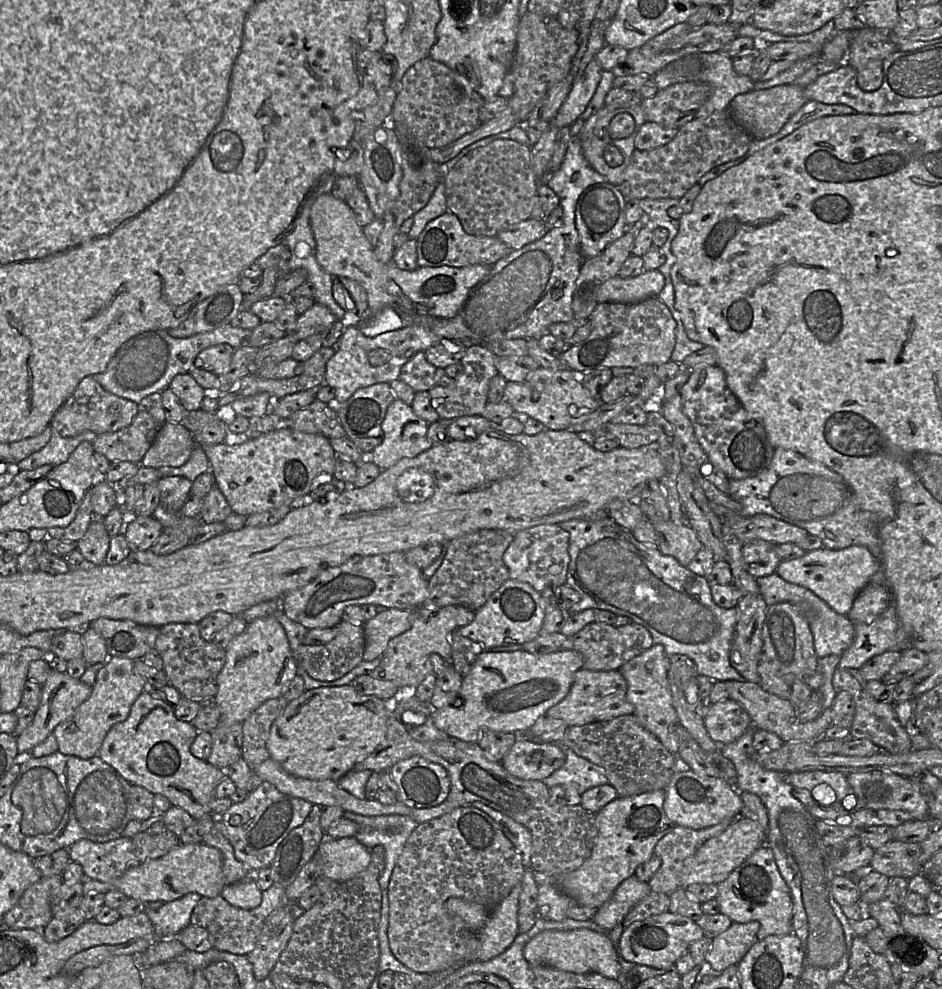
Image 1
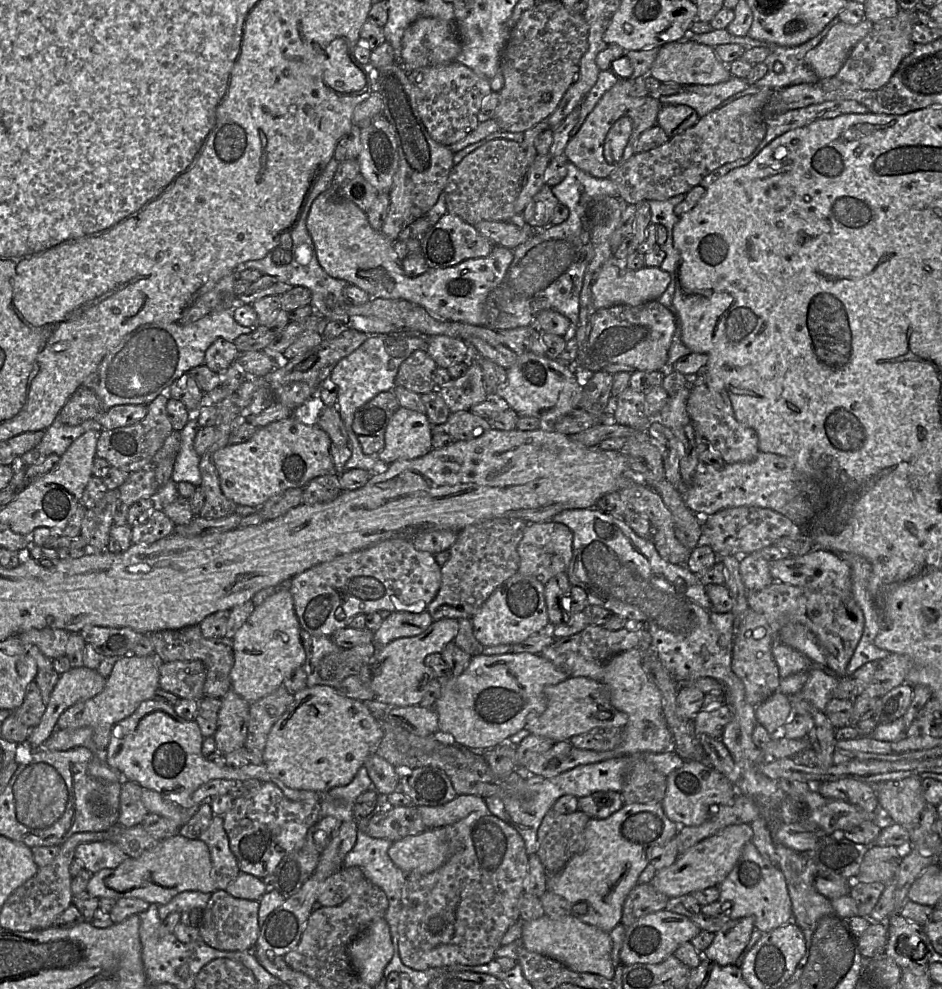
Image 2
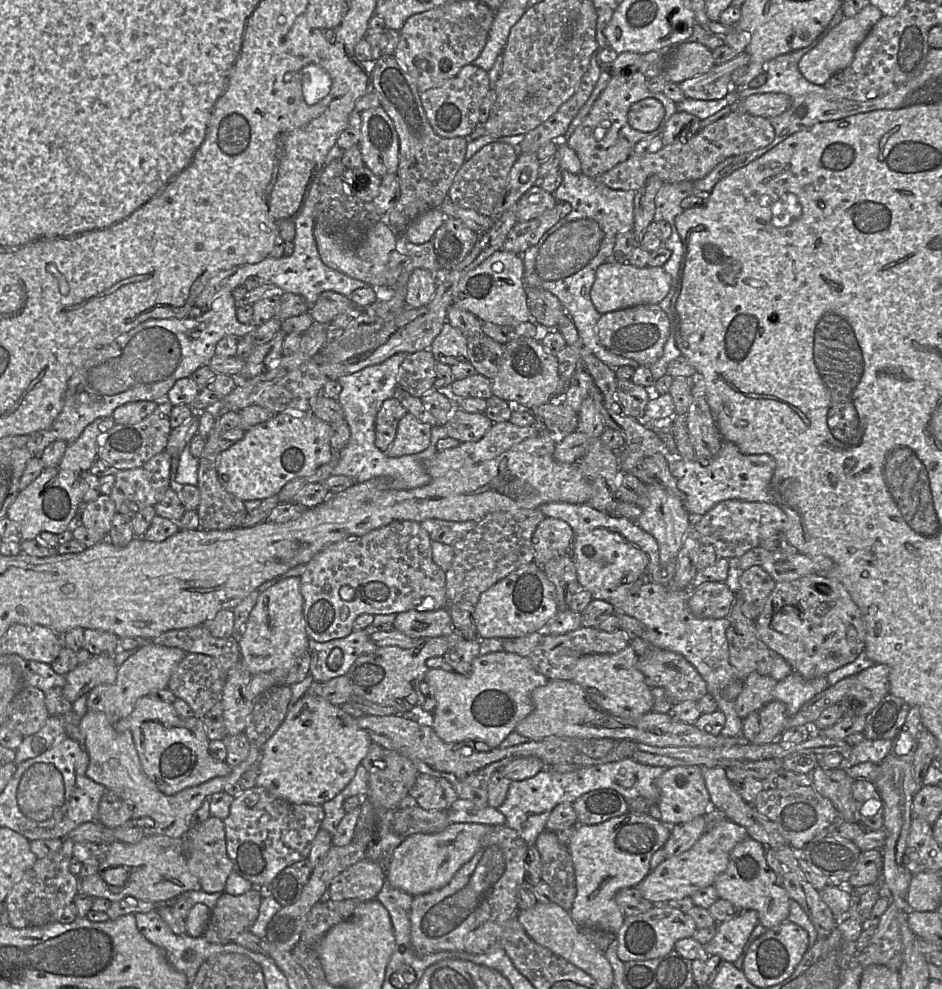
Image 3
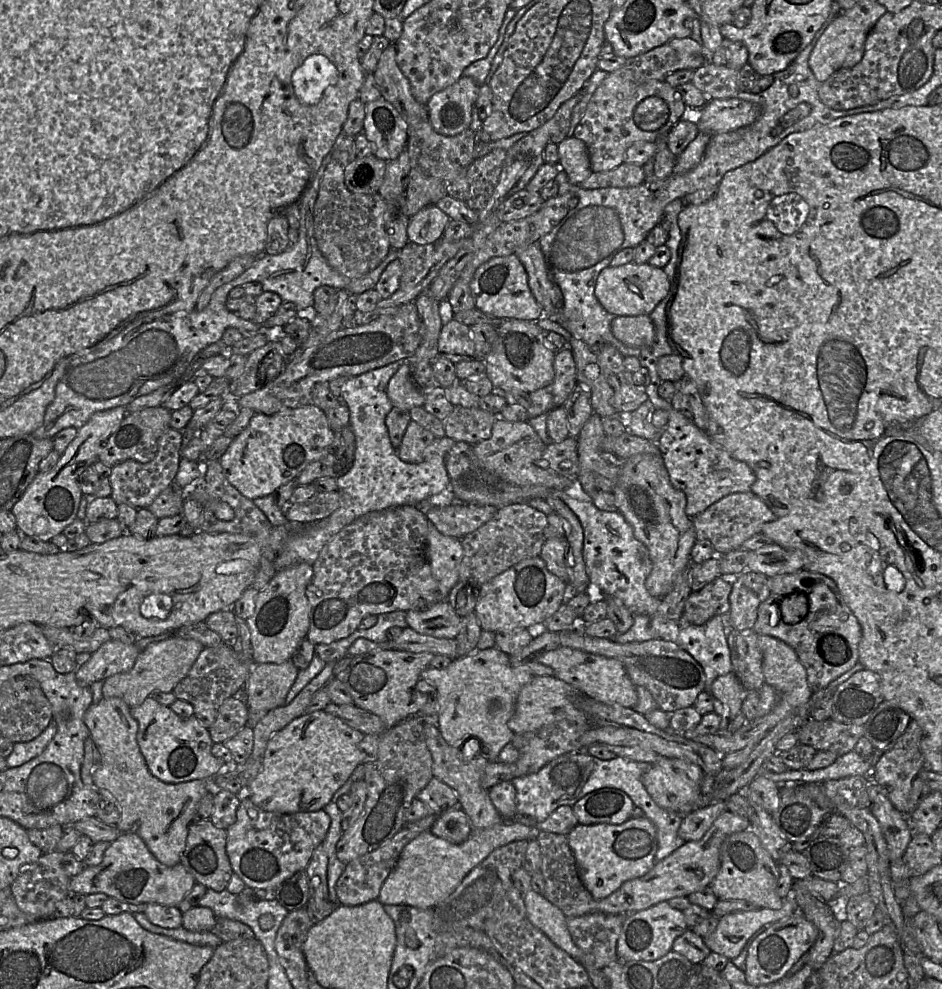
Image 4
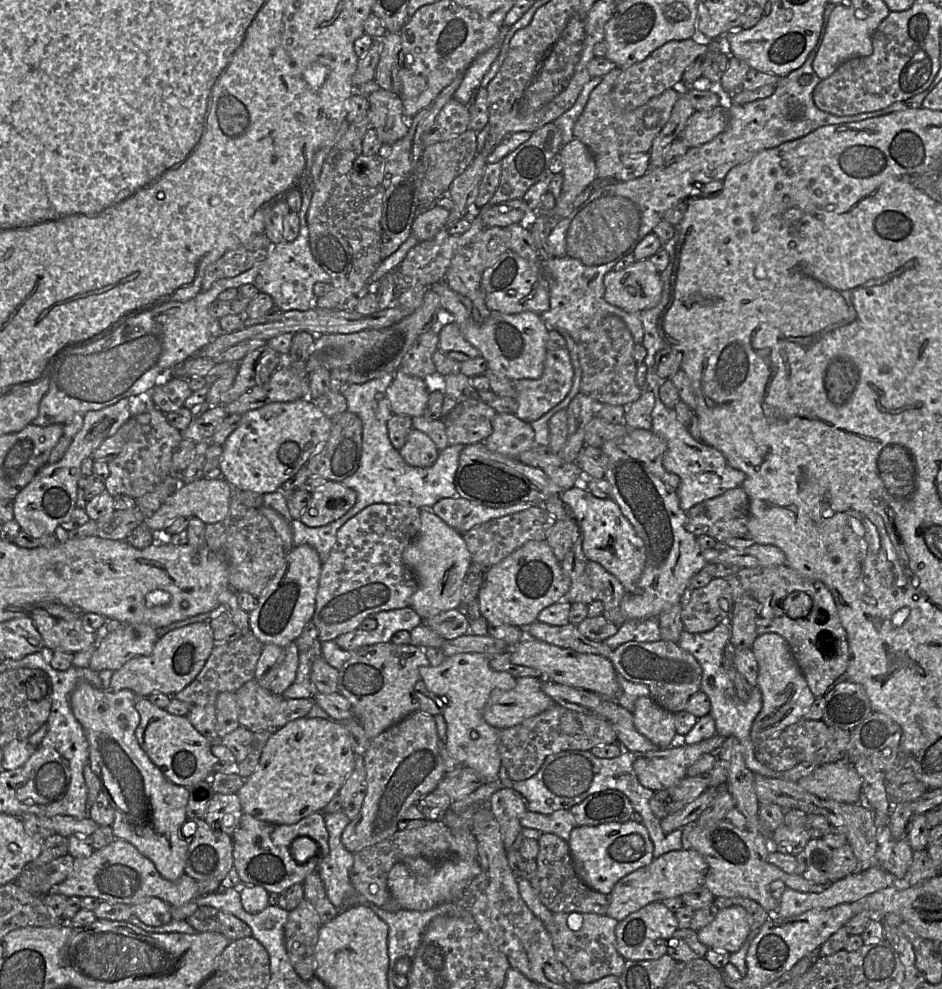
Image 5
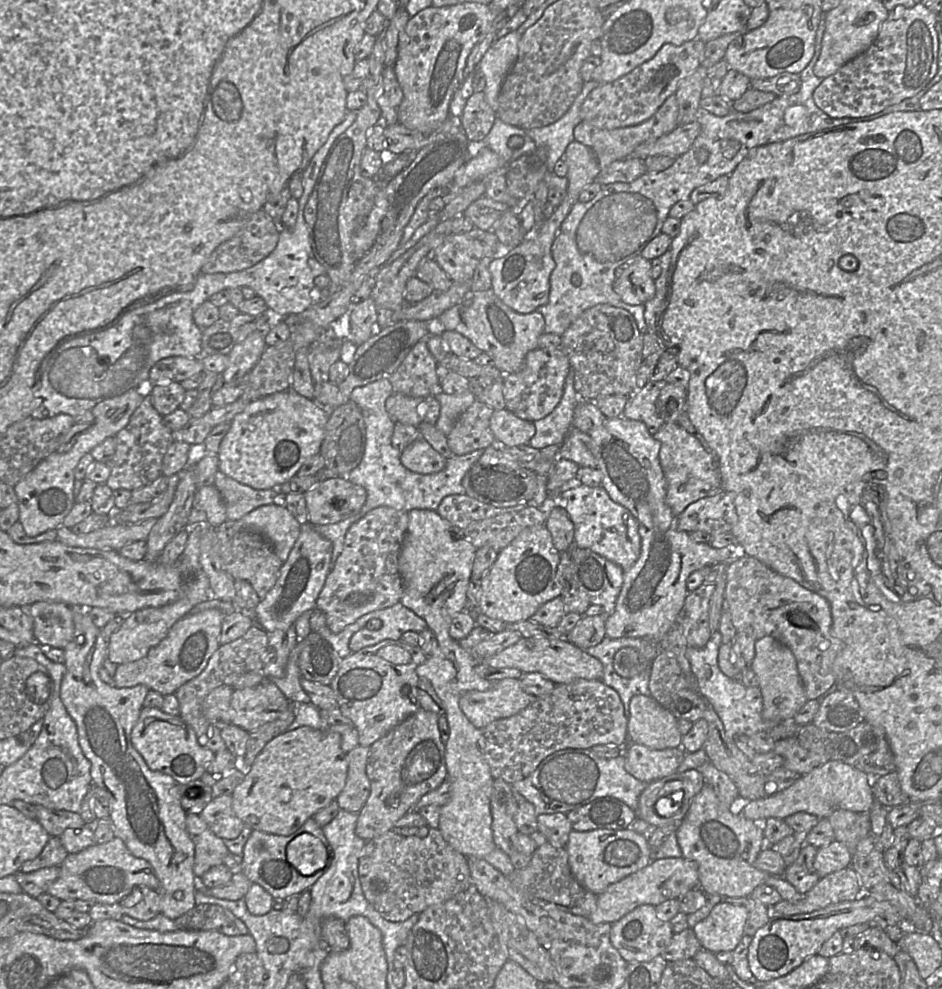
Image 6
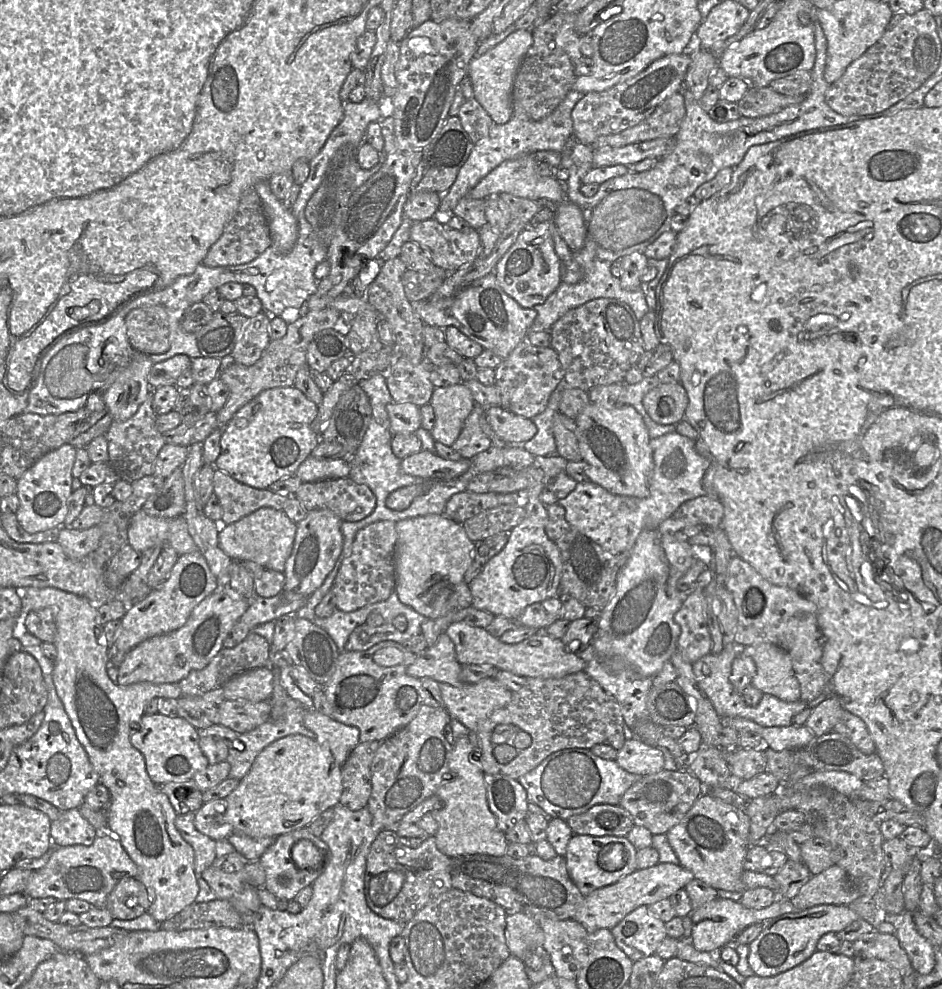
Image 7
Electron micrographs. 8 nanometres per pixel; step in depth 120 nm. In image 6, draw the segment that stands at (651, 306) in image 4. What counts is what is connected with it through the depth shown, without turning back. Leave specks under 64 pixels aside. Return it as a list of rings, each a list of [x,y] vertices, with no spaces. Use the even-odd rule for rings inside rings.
[[[642,256],[634,258],[629,267],[617,277],[613,290],[623,302],[630,305],[644,305],[655,296],[655,280],[651,277],[651,260]]]

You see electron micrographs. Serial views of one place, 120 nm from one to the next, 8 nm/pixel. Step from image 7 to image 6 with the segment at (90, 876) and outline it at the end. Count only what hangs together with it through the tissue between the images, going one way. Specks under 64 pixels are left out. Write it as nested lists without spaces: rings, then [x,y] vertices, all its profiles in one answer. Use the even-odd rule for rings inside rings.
[[[118,837],[102,844],[94,844],[78,853],[70,853],[62,862],[58,878],[46,893],[62,900],[91,900],[97,904],[114,904],[126,896],[132,888],[145,886],[159,890],[159,881],[151,864],[135,857]]]

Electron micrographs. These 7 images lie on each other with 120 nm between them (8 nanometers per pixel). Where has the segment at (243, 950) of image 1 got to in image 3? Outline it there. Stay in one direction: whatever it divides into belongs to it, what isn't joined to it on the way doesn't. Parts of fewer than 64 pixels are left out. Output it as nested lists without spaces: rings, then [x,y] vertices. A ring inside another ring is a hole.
[[[258,887],[238,896],[223,892],[211,910],[203,937],[217,944],[235,942],[256,921],[261,901]]]

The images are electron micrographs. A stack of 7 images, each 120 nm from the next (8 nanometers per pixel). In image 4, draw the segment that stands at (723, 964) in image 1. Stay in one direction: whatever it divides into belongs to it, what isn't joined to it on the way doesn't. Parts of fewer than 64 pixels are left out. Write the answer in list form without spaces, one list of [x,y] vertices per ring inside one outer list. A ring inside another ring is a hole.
[[[791,895],[783,900],[780,910],[759,908],[753,911],[736,911],[721,917],[715,931],[704,937],[703,941],[712,952],[733,960],[740,955],[747,941],[762,926],[798,913],[799,906]]]

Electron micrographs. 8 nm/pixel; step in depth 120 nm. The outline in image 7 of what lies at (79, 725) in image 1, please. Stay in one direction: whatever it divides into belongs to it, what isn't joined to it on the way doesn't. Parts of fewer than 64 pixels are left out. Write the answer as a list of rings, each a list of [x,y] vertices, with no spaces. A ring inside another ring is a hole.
[[[230,585],[217,586],[212,594],[193,609],[182,627],[147,639],[127,652],[118,667],[117,684],[126,686],[140,682],[179,683],[191,671],[205,668],[223,648],[225,638],[248,607],[248,600]]]

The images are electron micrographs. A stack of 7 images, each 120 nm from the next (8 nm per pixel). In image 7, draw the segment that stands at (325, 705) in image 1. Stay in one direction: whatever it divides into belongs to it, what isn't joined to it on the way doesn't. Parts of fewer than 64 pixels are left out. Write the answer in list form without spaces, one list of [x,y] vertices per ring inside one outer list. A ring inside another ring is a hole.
[[[288,735],[269,744],[258,754],[248,773],[225,798],[224,820],[232,826],[233,833],[252,838],[280,836],[306,827],[319,814],[336,806],[341,794],[342,766],[335,762],[328,746],[304,735]]]

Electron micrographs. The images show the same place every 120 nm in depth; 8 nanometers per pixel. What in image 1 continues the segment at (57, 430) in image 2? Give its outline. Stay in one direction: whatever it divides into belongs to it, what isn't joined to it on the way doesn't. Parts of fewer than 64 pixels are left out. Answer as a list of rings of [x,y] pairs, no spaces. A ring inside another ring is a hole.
[[[52,429],[49,442],[39,451],[17,463],[20,470],[33,470],[43,465],[55,467],[68,460],[76,447],[84,442],[95,441],[97,434],[86,431],[75,437],[62,437],[55,429]]]

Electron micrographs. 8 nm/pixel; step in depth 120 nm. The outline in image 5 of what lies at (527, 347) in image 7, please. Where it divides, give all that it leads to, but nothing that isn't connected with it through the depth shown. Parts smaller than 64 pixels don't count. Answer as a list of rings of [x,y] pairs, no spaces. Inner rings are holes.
[[[566,348],[547,351],[544,369],[538,379],[520,379],[514,381],[516,389],[517,418],[527,423],[540,419],[548,411],[558,405],[570,392],[573,384],[574,370],[570,355]]]

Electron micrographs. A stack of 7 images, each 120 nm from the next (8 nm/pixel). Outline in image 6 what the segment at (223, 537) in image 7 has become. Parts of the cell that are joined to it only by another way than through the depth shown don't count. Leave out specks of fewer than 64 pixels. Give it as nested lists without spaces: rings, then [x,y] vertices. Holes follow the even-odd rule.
[[[282,504],[260,506],[239,519],[240,525],[263,536],[285,562],[300,535],[301,525]]]

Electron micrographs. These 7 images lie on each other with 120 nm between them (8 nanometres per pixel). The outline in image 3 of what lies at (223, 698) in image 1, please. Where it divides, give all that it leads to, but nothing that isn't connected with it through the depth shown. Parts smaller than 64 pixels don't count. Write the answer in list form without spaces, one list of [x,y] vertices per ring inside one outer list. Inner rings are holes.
[[[289,577],[260,593],[238,638],[240,665],[251,675],[276,669],[289,671],[296,659],[308,652],[303,619],[300,577]]]

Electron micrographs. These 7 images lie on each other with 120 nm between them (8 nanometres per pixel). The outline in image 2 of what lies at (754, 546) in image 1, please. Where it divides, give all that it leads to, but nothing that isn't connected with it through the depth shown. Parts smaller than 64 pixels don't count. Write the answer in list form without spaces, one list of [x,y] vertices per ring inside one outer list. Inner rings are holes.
[[[758,552],[739,558],[741,579],[748,591],[763,590],[775,581],[770,572],[770,562]]]

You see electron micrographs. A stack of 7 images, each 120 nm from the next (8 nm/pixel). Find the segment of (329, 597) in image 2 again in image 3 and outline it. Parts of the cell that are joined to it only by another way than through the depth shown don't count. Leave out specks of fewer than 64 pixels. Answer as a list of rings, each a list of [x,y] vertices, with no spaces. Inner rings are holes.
[[[393,521],[359,537],[333,543],[317,553],[300,576],[305,631],[316,642],[344,638],[353,631],[353,623],[361,614],[399,614],[408,610],[420,612],[446,608],[445,572],[432,559],[431,539],[414,521]]]

